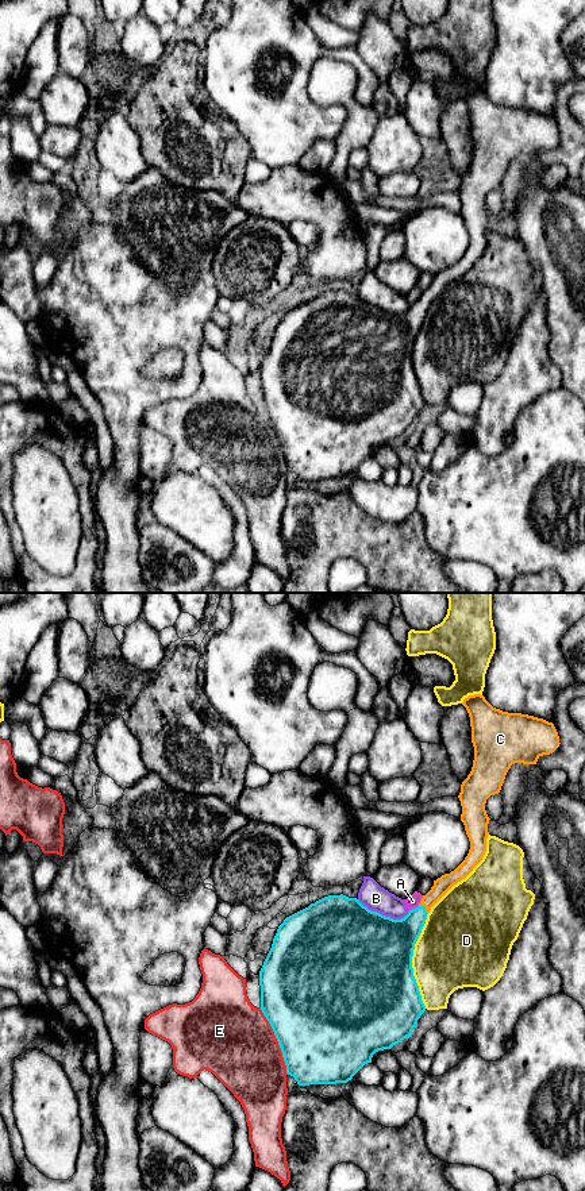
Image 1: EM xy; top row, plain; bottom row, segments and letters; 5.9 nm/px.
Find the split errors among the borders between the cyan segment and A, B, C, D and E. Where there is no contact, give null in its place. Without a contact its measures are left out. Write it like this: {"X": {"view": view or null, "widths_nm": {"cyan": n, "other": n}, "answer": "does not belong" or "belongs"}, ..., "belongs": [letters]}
{"A": {"view": "xy", "widths_nm": {"cyan": 280, "other": 80}, "answer": "does not belong"}, "B": {"view": "xy", "widths_nm": {"cyan": 500, "other": 160}, "answer": "does not belong"}, "C": {"view": "xy", "widths_nm": {"cyan": 240, "other": 100}, "answer": "belongs"}, "D": {"view": "xy", "widths_nm": {"cyan": 500, "other": 440}, "answer": "does not belong"}, "E": {"view": "xy", "widths_nm": {"cyan": 500, "other": 460}, "answer": "does not belong"}, "belongs": ["C"]}

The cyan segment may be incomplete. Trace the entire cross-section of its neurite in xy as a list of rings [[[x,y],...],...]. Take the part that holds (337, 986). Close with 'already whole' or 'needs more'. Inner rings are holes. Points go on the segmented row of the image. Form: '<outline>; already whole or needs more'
[[[481,694],[469,695],[462,705],[470,717],[474,747],[473,767],[462,782],[458,795],[462,806],[461,821],[470,841],[465,860],[450,874],[434,880],[434,886],[423,895],[419,906],[409,910],[401,920],[372,911],[357,898],[340,894],[328,895],[311,903],[286,917],[277,929],[272,948],[259,971],[261,1010],[278,1041],[286,1074],[293,1076],[299,1086],[347,1083],[365,1064],[372,1063],[376,1052],[390,1049],[404,1038],[411,1037],[417,1020],[426,1011],[413,976],[412,956],[427,914],[454,884],[465,879],[482,860],[486,852],[490,820],[485,803],[490,795],[500,793],[511,766],[515,763],[536,764],[540,756],[553,753],[561,744],[554,724],[543,718],[503,712],[493,708]]]; needs more

